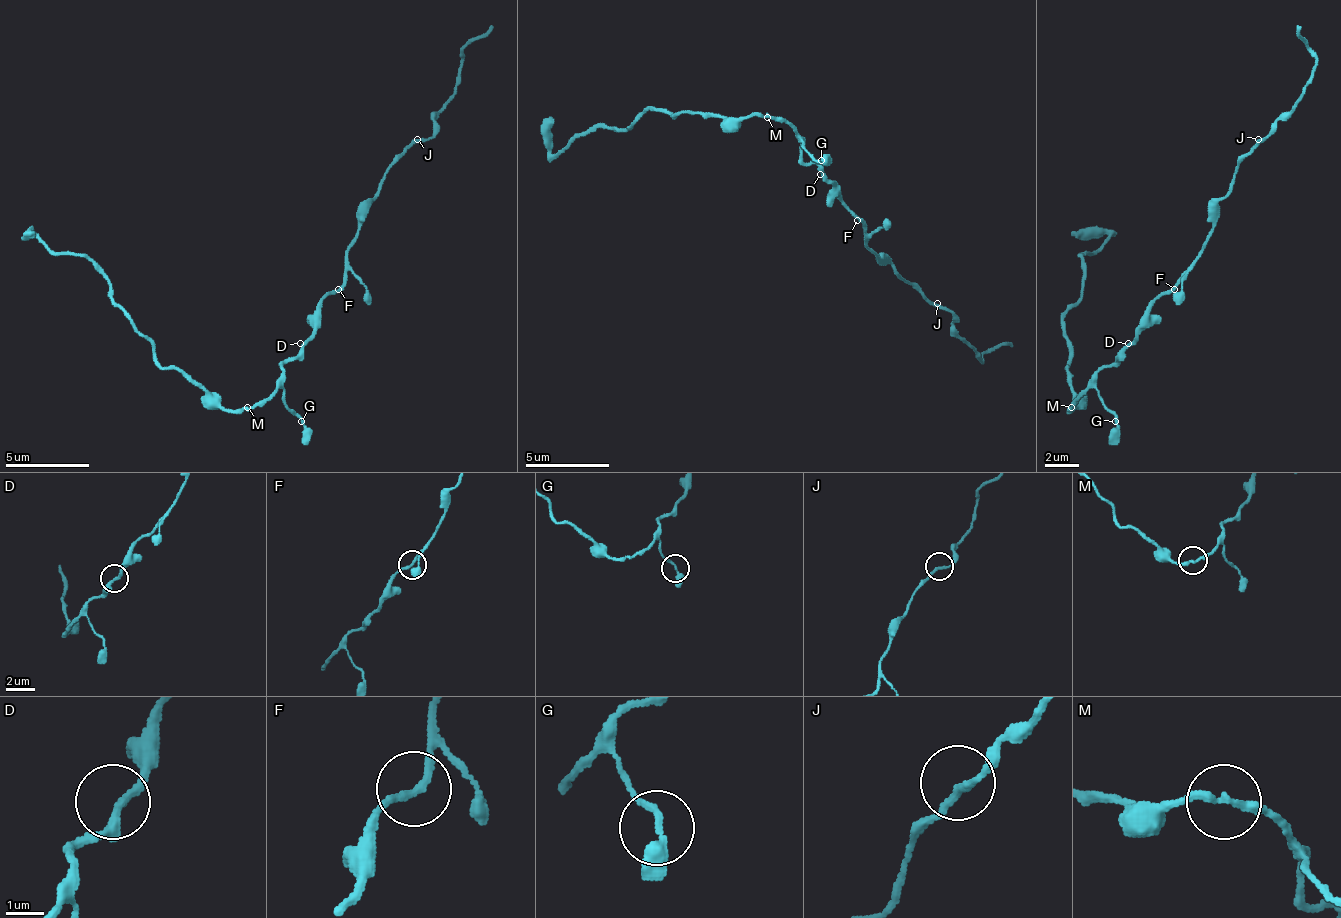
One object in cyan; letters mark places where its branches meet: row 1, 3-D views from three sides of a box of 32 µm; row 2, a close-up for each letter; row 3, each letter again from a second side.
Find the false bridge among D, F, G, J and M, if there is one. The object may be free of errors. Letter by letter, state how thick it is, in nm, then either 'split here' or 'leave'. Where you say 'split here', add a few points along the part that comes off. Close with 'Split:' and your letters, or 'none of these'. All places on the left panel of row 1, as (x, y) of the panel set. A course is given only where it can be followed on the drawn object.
D: 240 nm thick; leave
F: 180 nm thick; leave
G: 240 nm thick; leave
J: 180 nm thick; leave
M: 200 nm thick; split here; foreign part runs (246, 406), (221, 410), (175, 368), (163, 368), (108, 293), (108, 280), (83, 255), (58, 255), (33, 235)
Split: M

